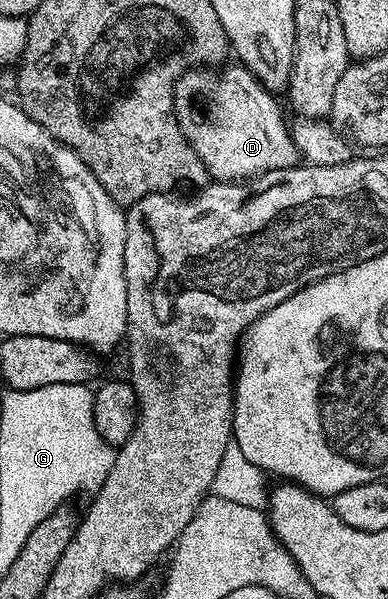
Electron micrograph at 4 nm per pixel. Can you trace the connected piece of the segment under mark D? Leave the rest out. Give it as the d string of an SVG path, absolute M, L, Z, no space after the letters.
M227 65L220 75L211 69L186 71L175 85L173 106L175 122L187 144L201 157L210 178L215 181L247 181L273 169L294 167L300 162L299 148L291 139L291 127L283 120L283 111L274 94L256 79L255 74L242 65Z

